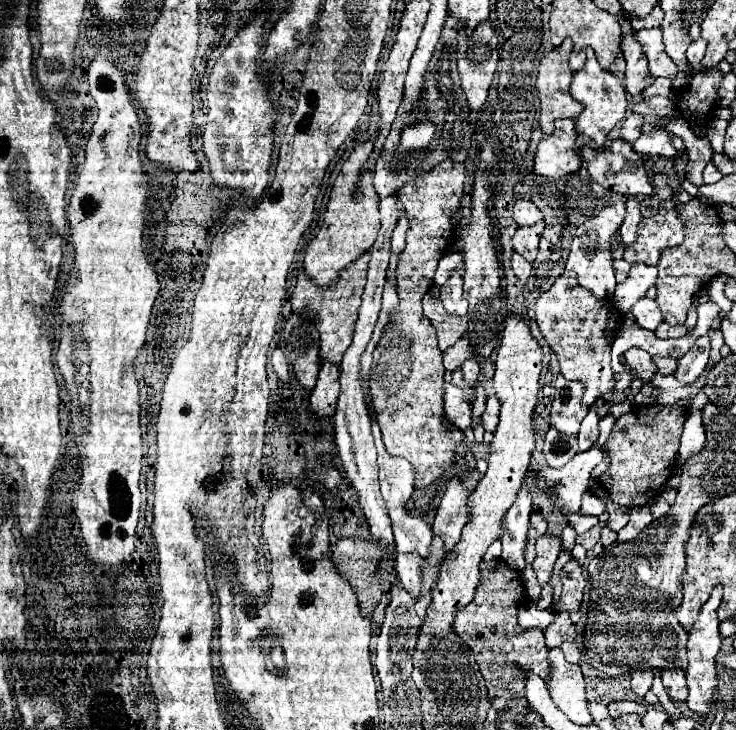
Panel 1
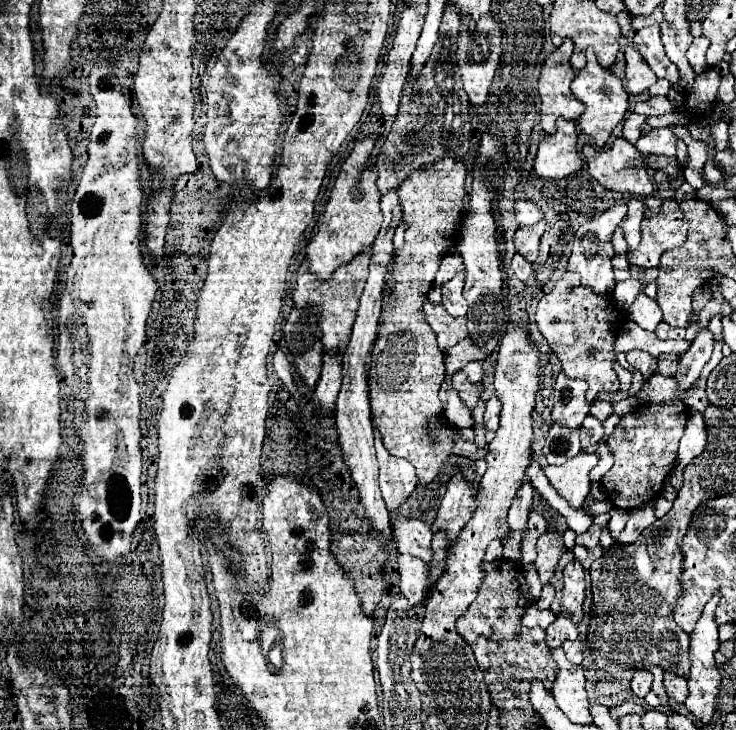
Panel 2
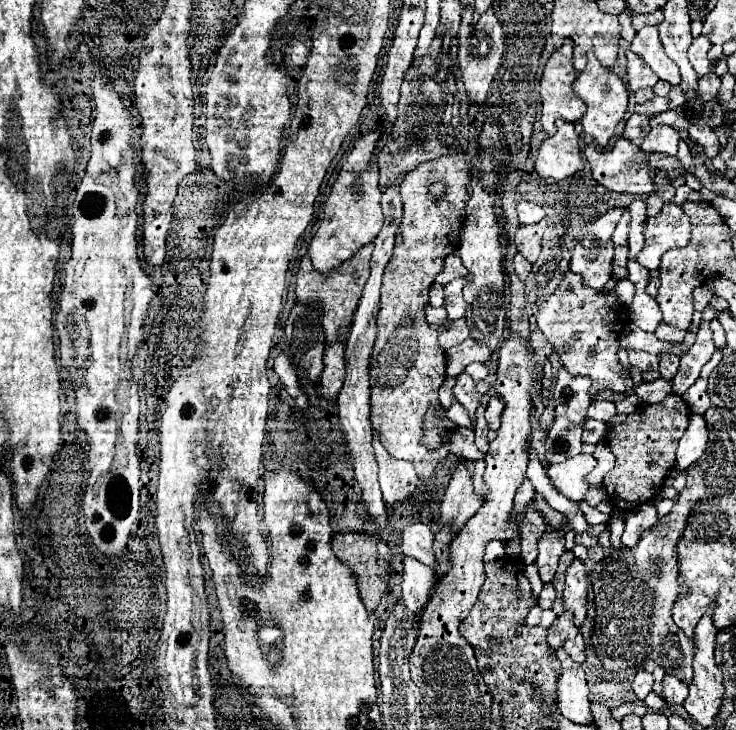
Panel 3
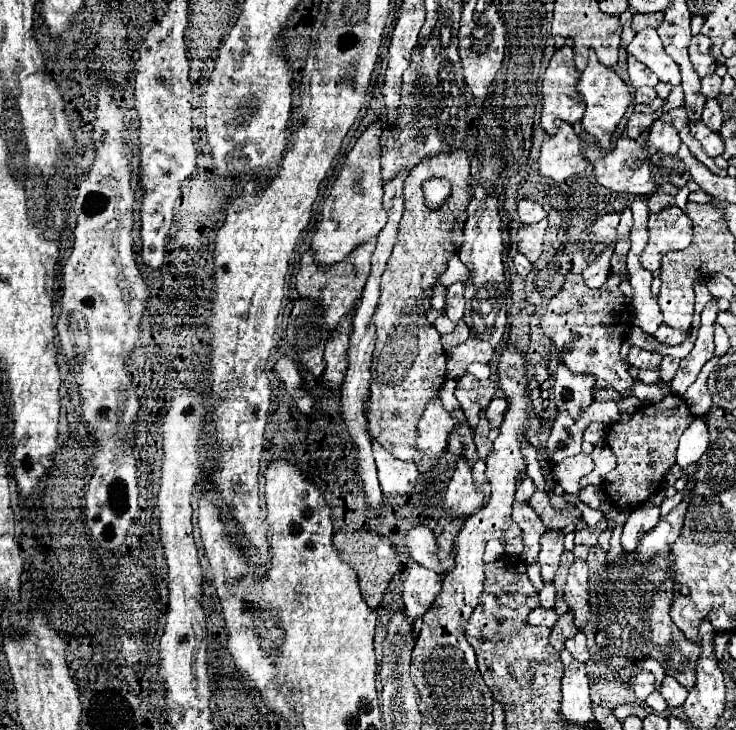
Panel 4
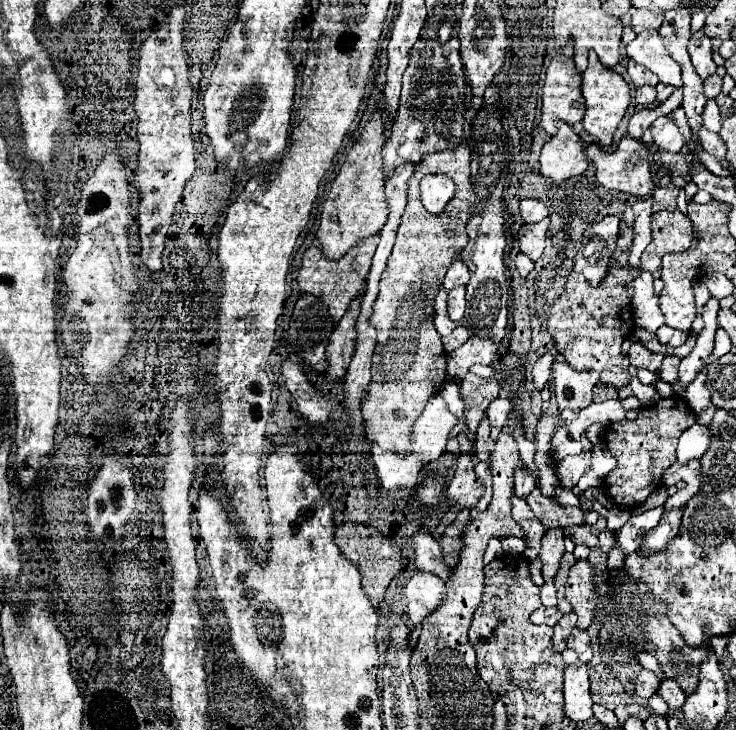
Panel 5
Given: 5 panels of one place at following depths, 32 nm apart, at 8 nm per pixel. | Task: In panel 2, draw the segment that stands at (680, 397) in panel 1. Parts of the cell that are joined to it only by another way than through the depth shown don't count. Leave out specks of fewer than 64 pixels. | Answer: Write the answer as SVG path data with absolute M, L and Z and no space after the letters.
M650 378L640 388L640 396L648 398L650 402L656 402L656 404L666 404L666 402L674 402L674 400L684 402L686 394L688 394L688 390L680 390L676 378Z

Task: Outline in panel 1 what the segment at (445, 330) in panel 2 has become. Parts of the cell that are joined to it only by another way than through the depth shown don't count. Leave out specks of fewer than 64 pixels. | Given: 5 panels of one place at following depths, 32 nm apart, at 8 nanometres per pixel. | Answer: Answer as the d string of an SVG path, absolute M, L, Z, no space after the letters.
M426 292L424 300L424 314L436 324L438 330L438 346L442 350L446 350L448 346L452 346L456 340L460 340L466 332L466 316L456 316L456 314L448 314L444 310L444 306L440 304L438 298L434 298L430 292Z

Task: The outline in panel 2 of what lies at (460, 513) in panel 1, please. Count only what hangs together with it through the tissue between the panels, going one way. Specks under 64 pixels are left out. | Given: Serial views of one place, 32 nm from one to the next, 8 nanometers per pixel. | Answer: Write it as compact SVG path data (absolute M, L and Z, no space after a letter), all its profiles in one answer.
M456 472L452 476L452 480L448 482L446 494L440 502L438 516L434 522L434 528L438 528L438 532L446 534L448 546L452 546L456 542L456 538L460 536L460 530L470 520L472 508L476 508L472 498L474 498L472 488L464 480L464 476L460 472Z

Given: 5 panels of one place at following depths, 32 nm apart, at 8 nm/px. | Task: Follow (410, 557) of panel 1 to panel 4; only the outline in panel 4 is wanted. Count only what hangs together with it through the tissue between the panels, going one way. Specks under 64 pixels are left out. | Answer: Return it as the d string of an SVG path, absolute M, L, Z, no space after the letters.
M410 560L404 566L404 570L406 570L406 580L402 590L404 606L406 606L406 612L414 620L418 620L432 606L436 594L440 592L442 578L436 576L434 570L428 570L414 560Z

